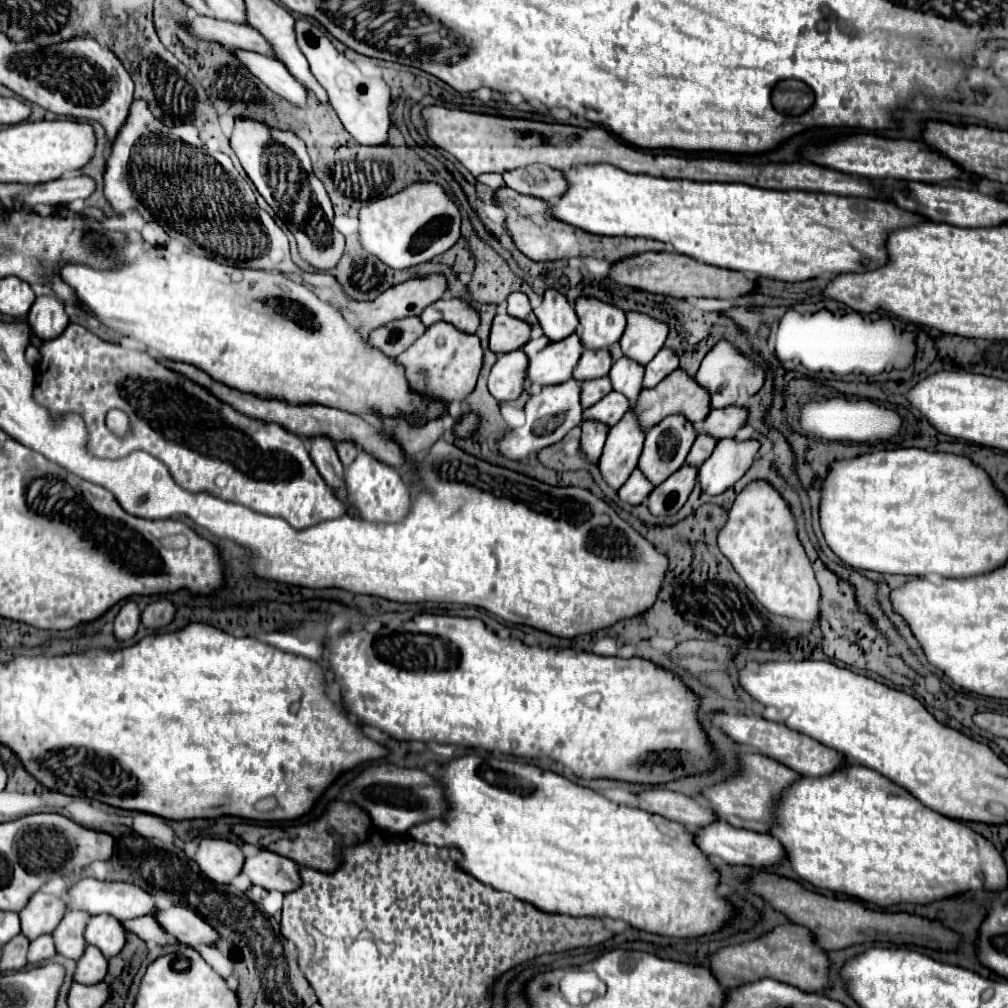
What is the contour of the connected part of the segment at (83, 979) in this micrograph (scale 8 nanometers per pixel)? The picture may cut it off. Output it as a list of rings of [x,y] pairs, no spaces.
[[[86,946],[84,954],[76,960],[74,980],[80,984],[96,984],[106,974],[106,958],[96,946]]]

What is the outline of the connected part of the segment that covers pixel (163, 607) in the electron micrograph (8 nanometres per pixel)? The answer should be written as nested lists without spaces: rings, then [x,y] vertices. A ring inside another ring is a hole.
[[[160,598],[156,602],[150,602],[144,612],[142,612],[142,622],[144,626],[148,628],[158,628],[158,626],[164,626],[168,624],[172,618],[174,618],[174,604],[168,600],[168,598]]]

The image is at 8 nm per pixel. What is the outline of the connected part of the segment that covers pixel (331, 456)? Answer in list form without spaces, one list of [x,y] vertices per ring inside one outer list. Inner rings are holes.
[[[316,434],[316,436],[308,438],[308,452],[310,452],[310,458],[316,464],[318,472],[322,474],[322,478],[326,478],[326,484],[332,484],[334,490],[338,490],[338,494],[342,494],[342,498],[346,498],[346,490],[342,490],[344,466],[336,454],[334,442],[330,442],[328,436]]]

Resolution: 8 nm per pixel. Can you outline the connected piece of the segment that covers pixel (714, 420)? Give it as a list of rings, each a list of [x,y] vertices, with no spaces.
[[[738,406],[710,410],[706,420],[696,428],[696,434],[706,434],[712,436],[714,440],[732,438],[744,426],[744,420],[746,420],[746,410]]]

